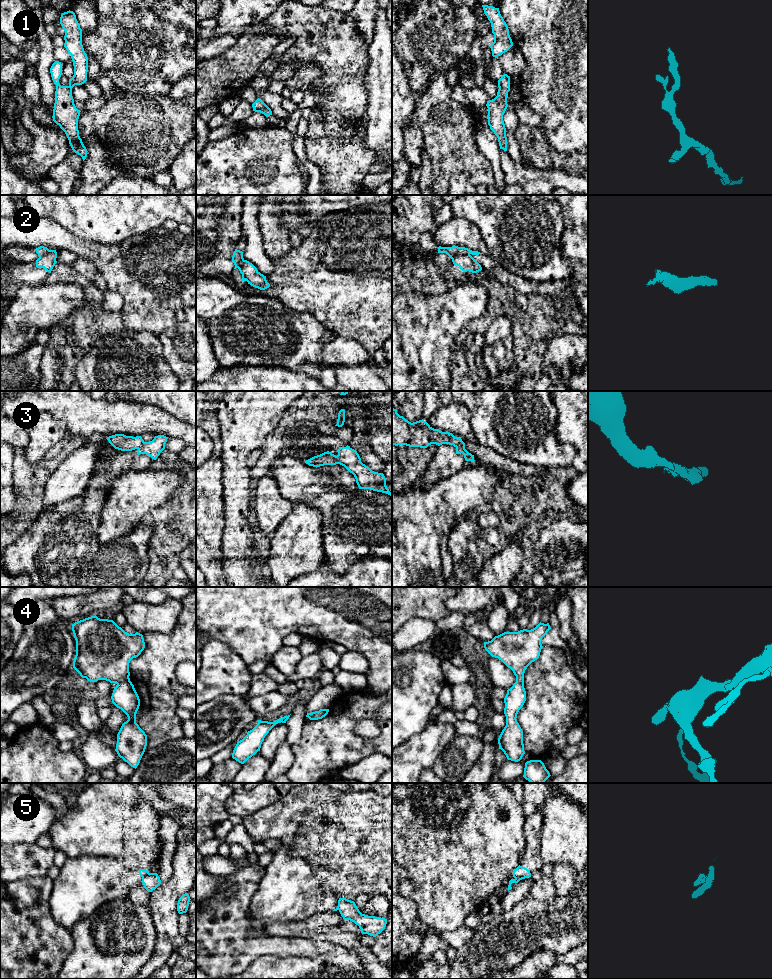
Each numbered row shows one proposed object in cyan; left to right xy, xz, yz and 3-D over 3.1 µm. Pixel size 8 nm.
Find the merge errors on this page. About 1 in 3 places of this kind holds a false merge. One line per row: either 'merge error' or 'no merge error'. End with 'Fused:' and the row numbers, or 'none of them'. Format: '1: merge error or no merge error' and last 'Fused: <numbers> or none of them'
1: no merge error
2: merge error
3: merge error
4: no merge error
5: merge error
Fused: 2, 3, 5

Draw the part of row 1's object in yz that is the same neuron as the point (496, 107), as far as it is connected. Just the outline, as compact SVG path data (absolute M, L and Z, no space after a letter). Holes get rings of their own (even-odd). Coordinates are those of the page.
M504 74L498 80L497 96L486 104L488 108L488 125L498 138L500 149L507 151L506 128L503 115L508 107L507 97L510 91L510 76Z

